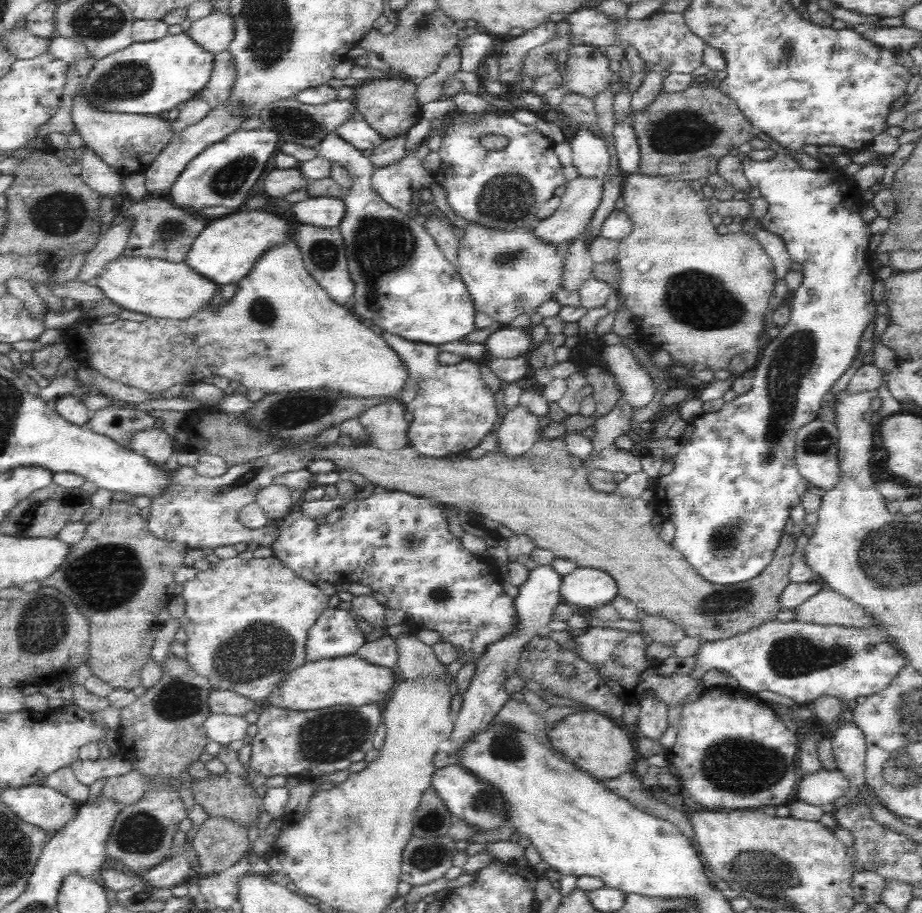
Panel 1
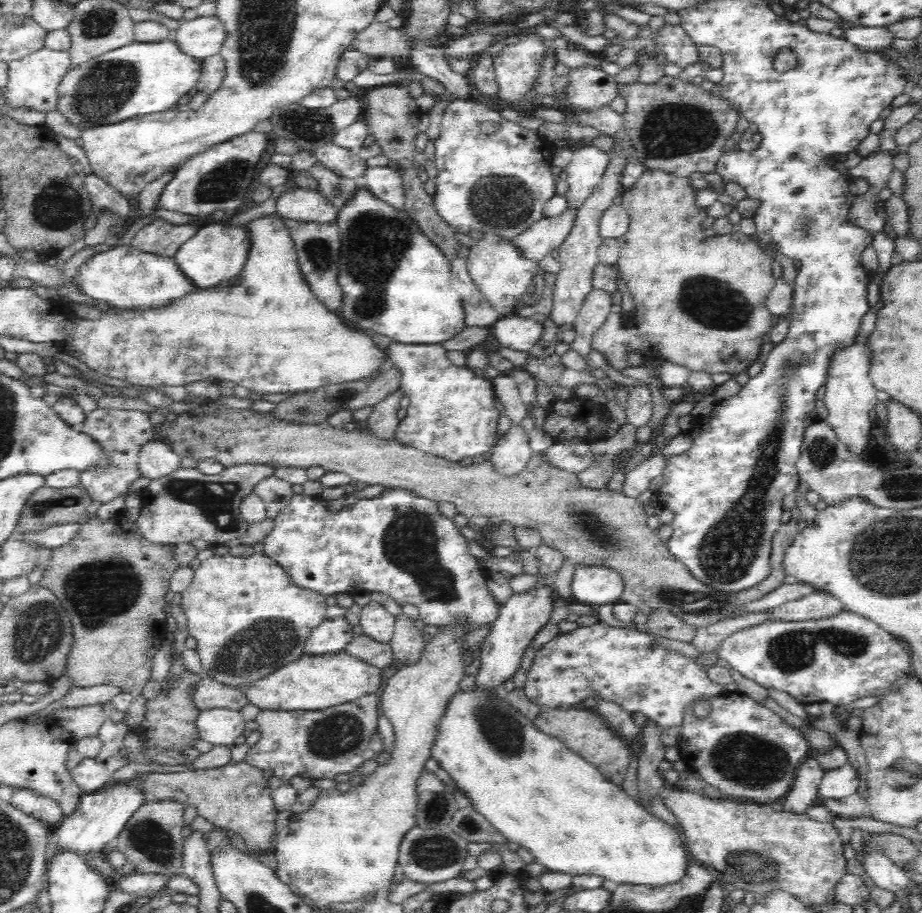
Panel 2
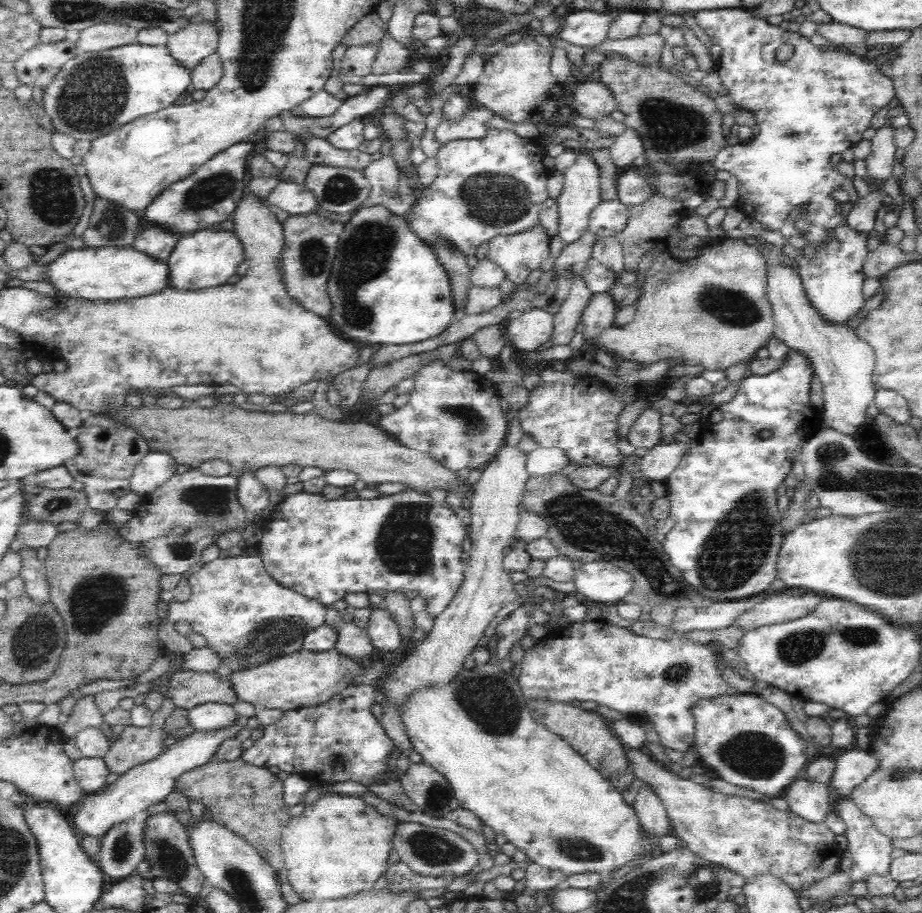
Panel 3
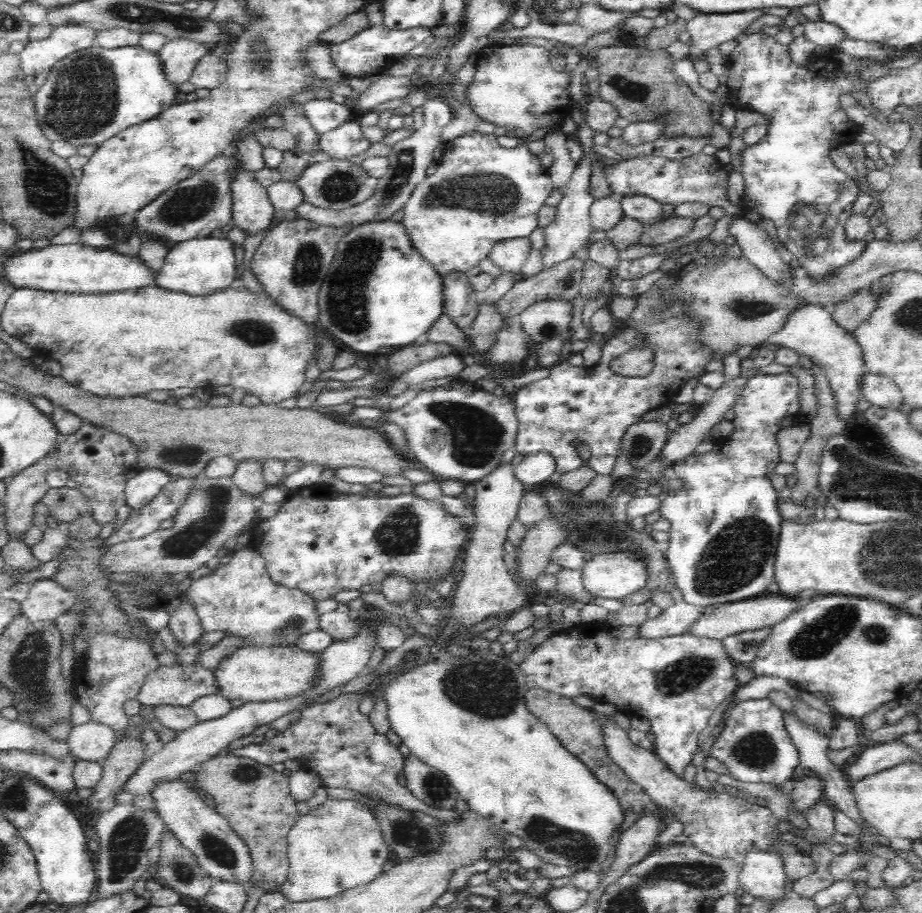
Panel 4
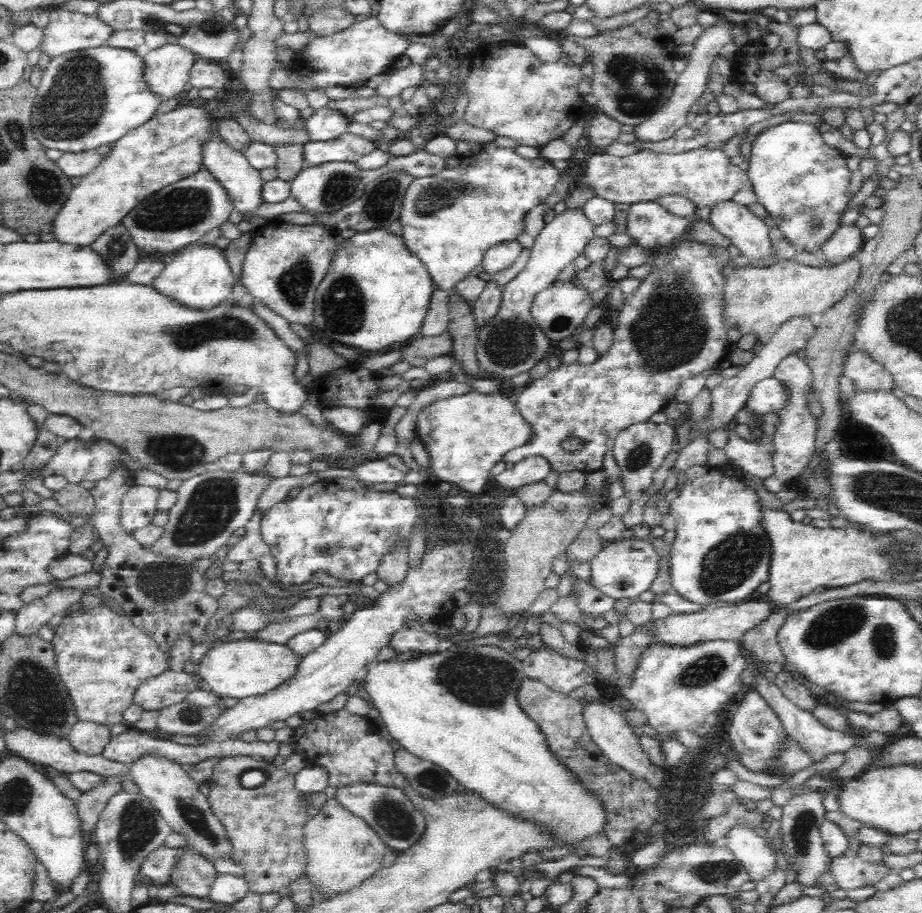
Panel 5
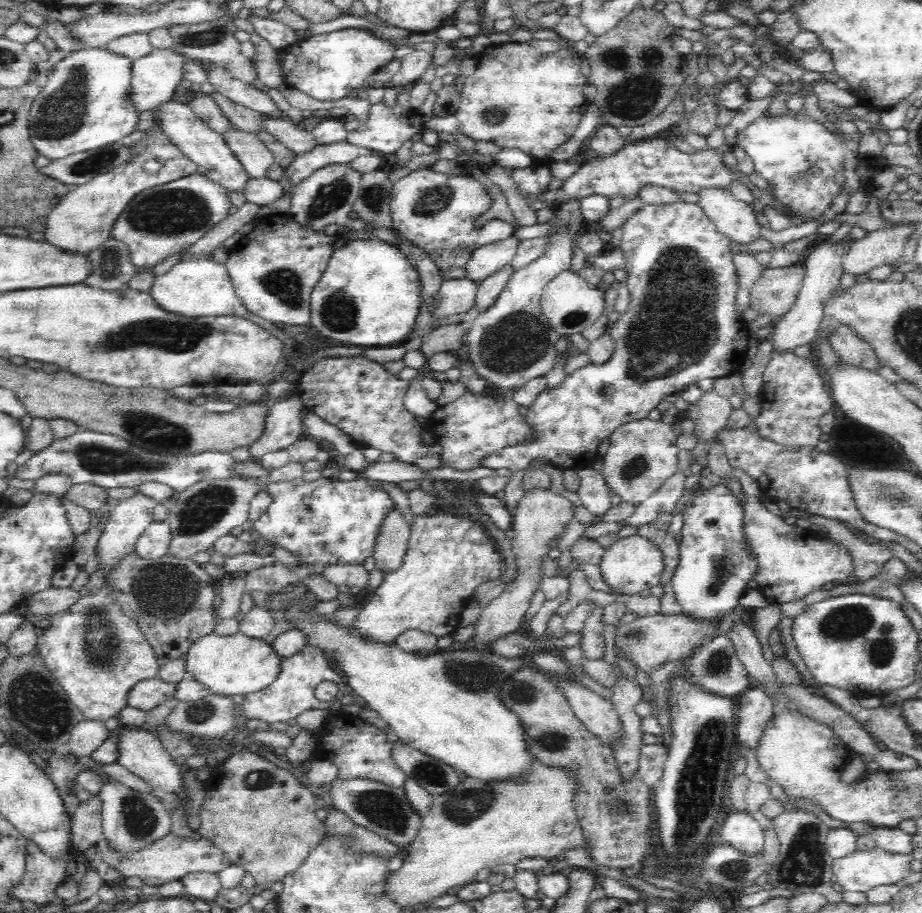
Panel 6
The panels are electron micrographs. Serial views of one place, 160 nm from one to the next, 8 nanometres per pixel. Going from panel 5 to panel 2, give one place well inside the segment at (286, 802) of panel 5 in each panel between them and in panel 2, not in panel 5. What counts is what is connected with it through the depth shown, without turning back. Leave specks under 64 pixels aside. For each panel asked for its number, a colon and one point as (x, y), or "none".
2: (236, 797)
3: (246, 799)
4: (255, 800)

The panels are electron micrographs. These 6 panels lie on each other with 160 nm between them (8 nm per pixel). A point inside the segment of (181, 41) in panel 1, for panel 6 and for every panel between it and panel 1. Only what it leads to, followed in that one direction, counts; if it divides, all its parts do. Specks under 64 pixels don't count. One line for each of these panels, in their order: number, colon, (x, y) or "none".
2: (143, 78)
3: (94, 93)
4: (88, 97)
5: (92, 98)
6: (86, 103)

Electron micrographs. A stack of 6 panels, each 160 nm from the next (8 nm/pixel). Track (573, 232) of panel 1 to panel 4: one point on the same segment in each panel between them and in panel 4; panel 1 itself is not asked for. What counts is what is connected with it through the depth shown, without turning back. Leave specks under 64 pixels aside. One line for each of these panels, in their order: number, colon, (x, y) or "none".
2: (547, 234)
3: (518, 254)
4: (511, 255)

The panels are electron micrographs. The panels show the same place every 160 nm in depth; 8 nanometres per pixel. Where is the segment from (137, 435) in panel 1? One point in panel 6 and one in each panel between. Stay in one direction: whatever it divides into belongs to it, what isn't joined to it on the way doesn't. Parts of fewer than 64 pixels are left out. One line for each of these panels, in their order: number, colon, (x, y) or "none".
2: (156, 459)
3: (154, 468)
4: (139, 490)
5: (138, 504)
6: (132, 516)

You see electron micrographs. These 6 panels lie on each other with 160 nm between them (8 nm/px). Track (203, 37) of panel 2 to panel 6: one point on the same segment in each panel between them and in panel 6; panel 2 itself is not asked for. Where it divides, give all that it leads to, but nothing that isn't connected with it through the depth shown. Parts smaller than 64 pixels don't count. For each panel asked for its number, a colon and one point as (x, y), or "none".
3: (190, 45)
4: (179, 56)
5: (167, 69)
6: (156, 77)

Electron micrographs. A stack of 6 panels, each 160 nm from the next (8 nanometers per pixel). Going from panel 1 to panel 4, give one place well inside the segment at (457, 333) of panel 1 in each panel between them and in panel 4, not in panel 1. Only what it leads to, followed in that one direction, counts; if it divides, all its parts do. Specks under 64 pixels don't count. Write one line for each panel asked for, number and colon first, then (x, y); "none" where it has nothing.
2: (398, 283)
3: (379, 258)
4: (380, 291)

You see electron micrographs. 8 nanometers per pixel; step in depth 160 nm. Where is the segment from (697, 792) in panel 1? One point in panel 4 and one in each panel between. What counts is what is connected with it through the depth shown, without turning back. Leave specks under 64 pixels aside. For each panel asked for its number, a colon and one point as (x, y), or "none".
2: (746, 752)
3: (743, 739)
4: (754, 745)

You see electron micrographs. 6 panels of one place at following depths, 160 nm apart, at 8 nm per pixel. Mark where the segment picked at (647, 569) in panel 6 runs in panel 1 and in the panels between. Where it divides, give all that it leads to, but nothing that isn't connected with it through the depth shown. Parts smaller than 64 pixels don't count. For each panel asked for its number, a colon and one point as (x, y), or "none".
1: (585, 588)
2: (595, 585)
3: (600, 583)
4: (616, 575)
5: (624, 569)

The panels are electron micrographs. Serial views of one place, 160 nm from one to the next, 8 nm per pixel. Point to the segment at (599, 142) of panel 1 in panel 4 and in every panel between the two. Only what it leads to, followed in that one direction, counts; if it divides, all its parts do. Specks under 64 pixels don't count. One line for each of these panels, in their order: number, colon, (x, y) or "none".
2: (589, 163)
3: (581, 192)
4: (571, 228)

